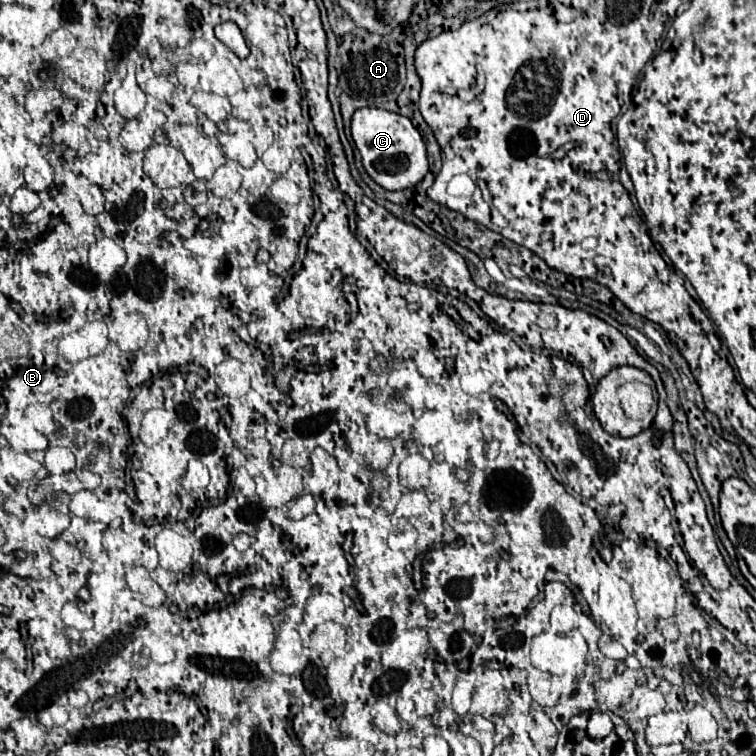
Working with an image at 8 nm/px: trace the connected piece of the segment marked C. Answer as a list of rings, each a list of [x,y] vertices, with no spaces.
[[[365,107],[357,109],[351,119],[351,135],[355,147],[361,153],[361,161],[369,177],[387,191],[401,191],[417,185],[425,173],[429,171],[427,155],[425,155],[425,141],[413,123],[393,111]]]

